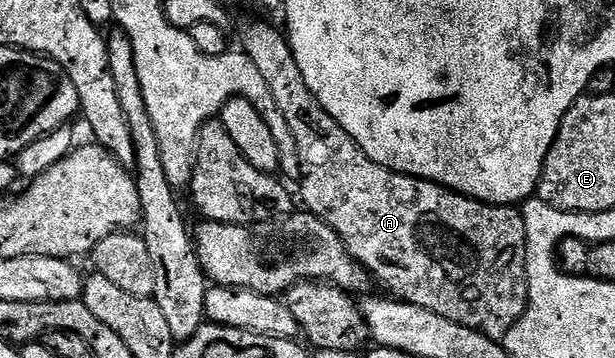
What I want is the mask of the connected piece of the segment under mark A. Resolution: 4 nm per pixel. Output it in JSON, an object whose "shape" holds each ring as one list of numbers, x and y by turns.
{"shape":[[245,21,241,25,241,45,240,48,255,63,256,69,263,75,267,87,271,87,271,96,275,98,275,103,279,106,279,111,283,111,283,119,287,119,287,127,291,127,291,135,295,135,295,147,299,147,299,167,301,176,301,197,305,200,304,208,308,212,314,213,319,219,323,219,339,235,339,239,347,247,347,251,365,268,370,278,382,285,386,294,392,295,396,300,405,301,408,305,415,307,427,307,427,311,435,311,435,315,443,315,443,319,451,319,451,323,459,323,468,329,477,329,483,335,490,337,492,341,501,341,519,323,523,311,529,302,529,292,527,291,527,231,523,223,523,215,520,208,511,205,489,205,485,201,476,201,473,197,468,197,462,193,456,193,454,189,440,185,437,181,425,181,422,177,408,177,405,173,396,173,363,155,363,151,327,115,327,111,321,109,319,99,311,95,311,87,303,83,303,71,299,71,299,63,295,63,295,55,289,46,289,38,280,28,268,25,265,21]]}

